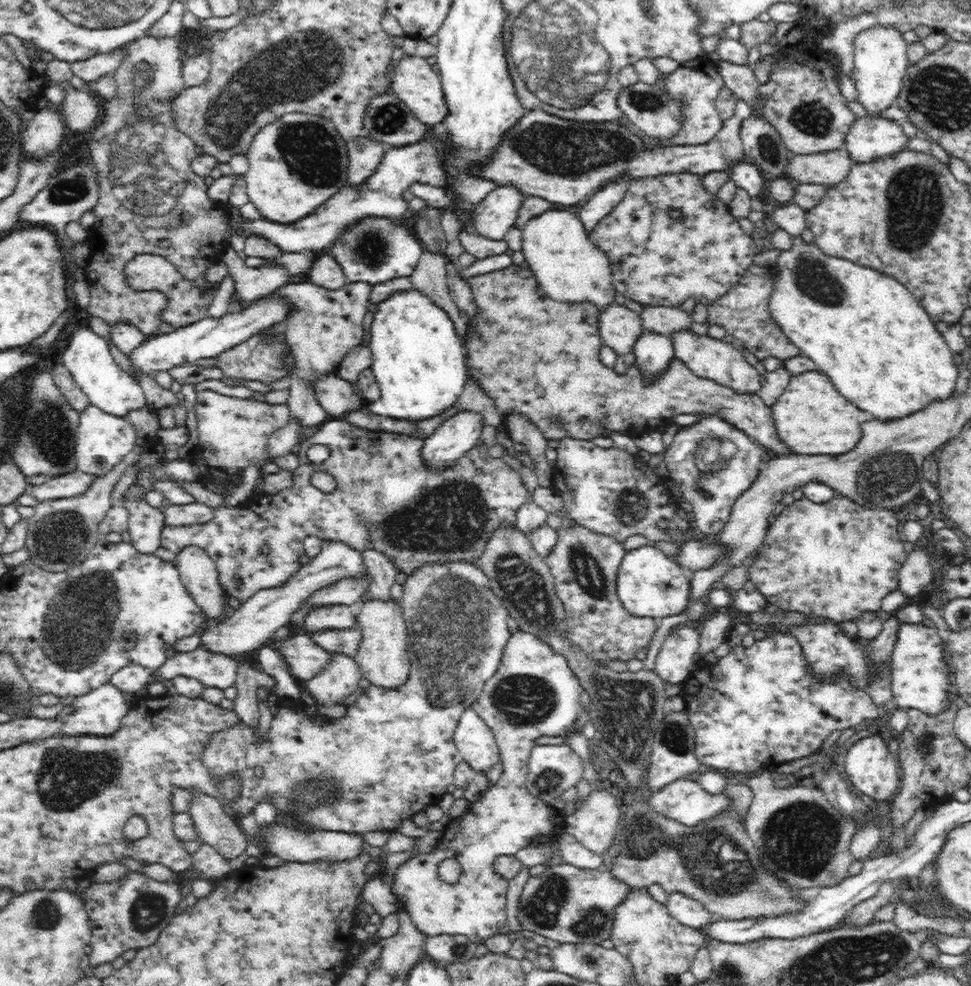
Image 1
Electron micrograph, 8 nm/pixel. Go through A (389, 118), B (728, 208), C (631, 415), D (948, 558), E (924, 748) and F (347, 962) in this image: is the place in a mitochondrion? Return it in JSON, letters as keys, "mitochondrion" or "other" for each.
{"A":"mitochondrion","B":"other","C":"other","D":"other","E":"mitochondrion","F":"other"}

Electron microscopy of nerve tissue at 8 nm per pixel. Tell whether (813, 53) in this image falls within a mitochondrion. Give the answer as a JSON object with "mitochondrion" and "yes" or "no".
{"mitochondrion":"no"}

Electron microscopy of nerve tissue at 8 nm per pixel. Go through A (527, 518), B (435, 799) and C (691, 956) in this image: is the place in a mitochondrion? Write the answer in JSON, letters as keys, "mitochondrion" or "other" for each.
{"A":"other","B":"other","C":"other"}

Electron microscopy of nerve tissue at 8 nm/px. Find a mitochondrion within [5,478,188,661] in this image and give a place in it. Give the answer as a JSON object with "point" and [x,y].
{"point":[58,538]}

